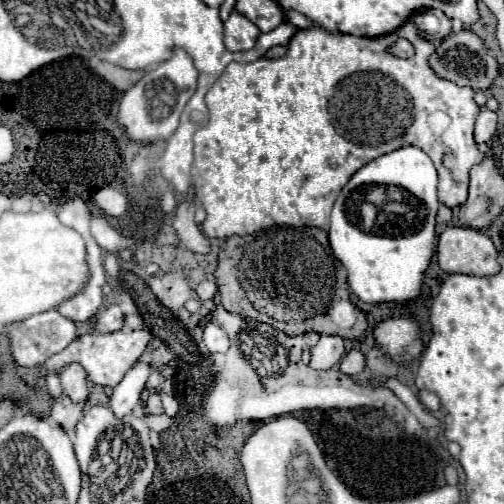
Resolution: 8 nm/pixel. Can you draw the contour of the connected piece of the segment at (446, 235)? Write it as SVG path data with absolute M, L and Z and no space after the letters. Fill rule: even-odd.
M449 226L439 234L437 258L443 272L495 276L501 270L497 254L495 244L483 232Z

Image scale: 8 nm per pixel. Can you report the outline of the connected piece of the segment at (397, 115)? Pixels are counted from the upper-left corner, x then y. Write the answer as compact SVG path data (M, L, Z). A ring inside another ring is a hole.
M405 22L403 26L399 26L395 32L391 34L383 34L377 38L357 38L357 36L347 36L347 34L331 34L319 26L311 26L305 30L297 30L291 36L291 46L287 48L287 54L275 60L255 60L249 64L239 64L239 62L231 62L225 72L221 74L221 78L211 86L211 90L205 96L207 108L209 108L209 122L205 126L201 126L195 136L193 136L193 144L195 144L195 154L193 154L193 184L195 184L195 194L197 200L201 200L207 218L203 222L203 232L209 238L229 238L229 236L245 236L245 234L255 234L259 230L271 228L271 226L317 226L327 230L329 228L329 214L331 214L331 206L337 200L339 192L343 190L343 186L351 180L351 176L365 166L367 162L393 152L401 146L417 146L423 152L427 152L439 172L439 200L447 206L447 208L457 208L467 200L467 184L469 184L469 170L479 164L483 160L483 154L477 150L477 144L473 142L473 126L475 126L475 118L479 114L479 106L473 100L473 90L471 88L459 88L457 84L437 76L433 72L433 68L429 68L429 56L435 52L435 46L425 40L417 28L411 22ZM397 38L407 38L413 48L415 54L411 58L395 58L391 54L387 54L387 46L391 42L395 42Z

